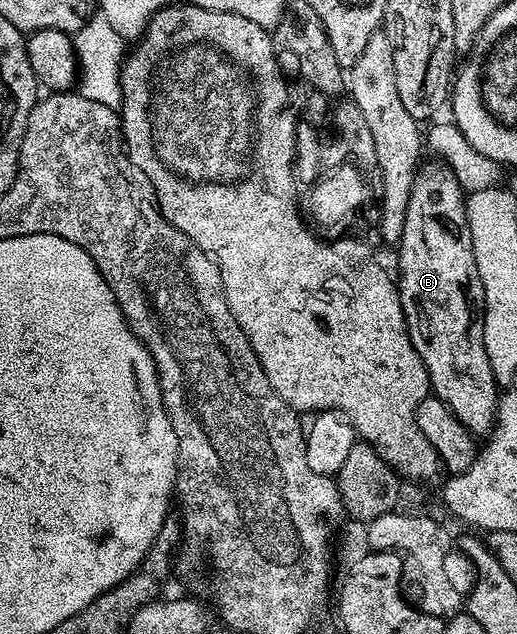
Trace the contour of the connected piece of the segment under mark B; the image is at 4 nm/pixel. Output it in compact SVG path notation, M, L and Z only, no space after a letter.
M443 161L426 162L416 171L406 210L406 224L398 243L398 285L402 312L406 316L410 340L422 364L428 369L431 393L442 399L473 435L487 435L496 421L498 383L490 368L490 356L486 356L484 289L478 276L478 264L474 260L474 244L470 236L466 209L466 191L460 186L451 168Z

